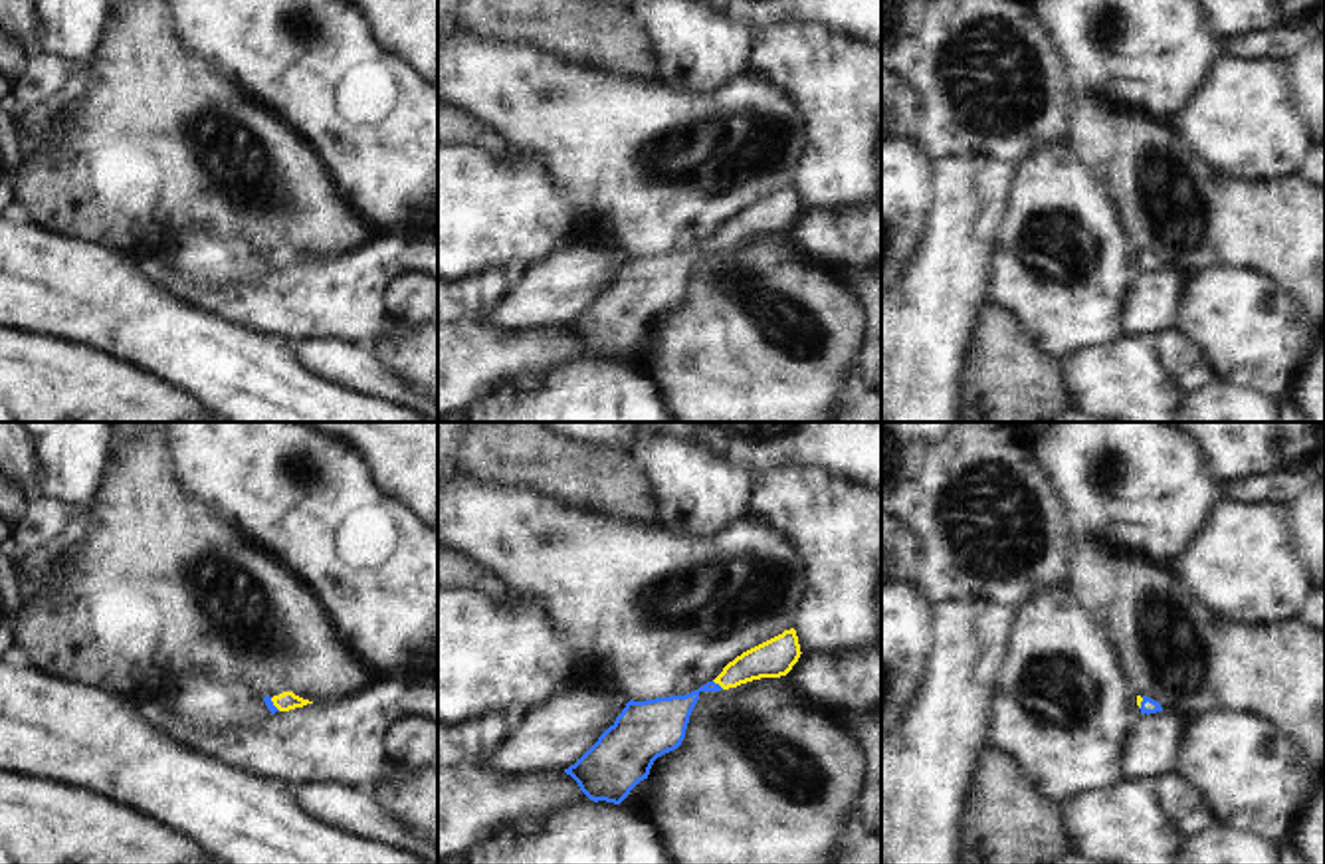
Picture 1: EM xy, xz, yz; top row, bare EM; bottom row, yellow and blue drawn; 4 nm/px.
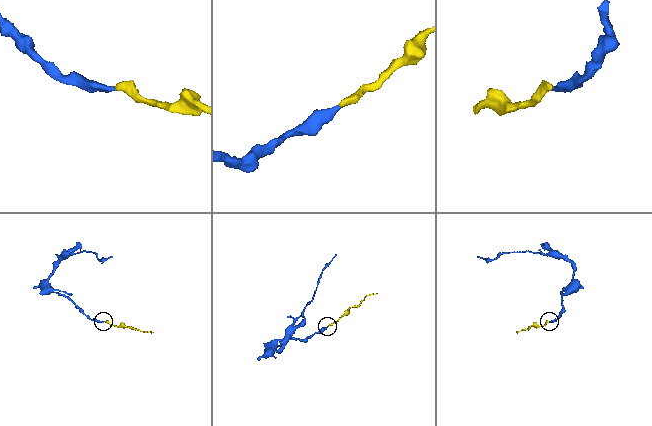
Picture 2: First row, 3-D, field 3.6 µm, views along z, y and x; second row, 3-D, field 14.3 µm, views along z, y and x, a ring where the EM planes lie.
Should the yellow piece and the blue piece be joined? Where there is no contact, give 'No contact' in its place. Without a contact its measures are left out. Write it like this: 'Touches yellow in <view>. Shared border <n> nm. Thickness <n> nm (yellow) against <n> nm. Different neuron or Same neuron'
Touches yellow in xz. Shared border 60 nm. Thickness 160 nm (yellow) against 170 nm. Same neuron.

